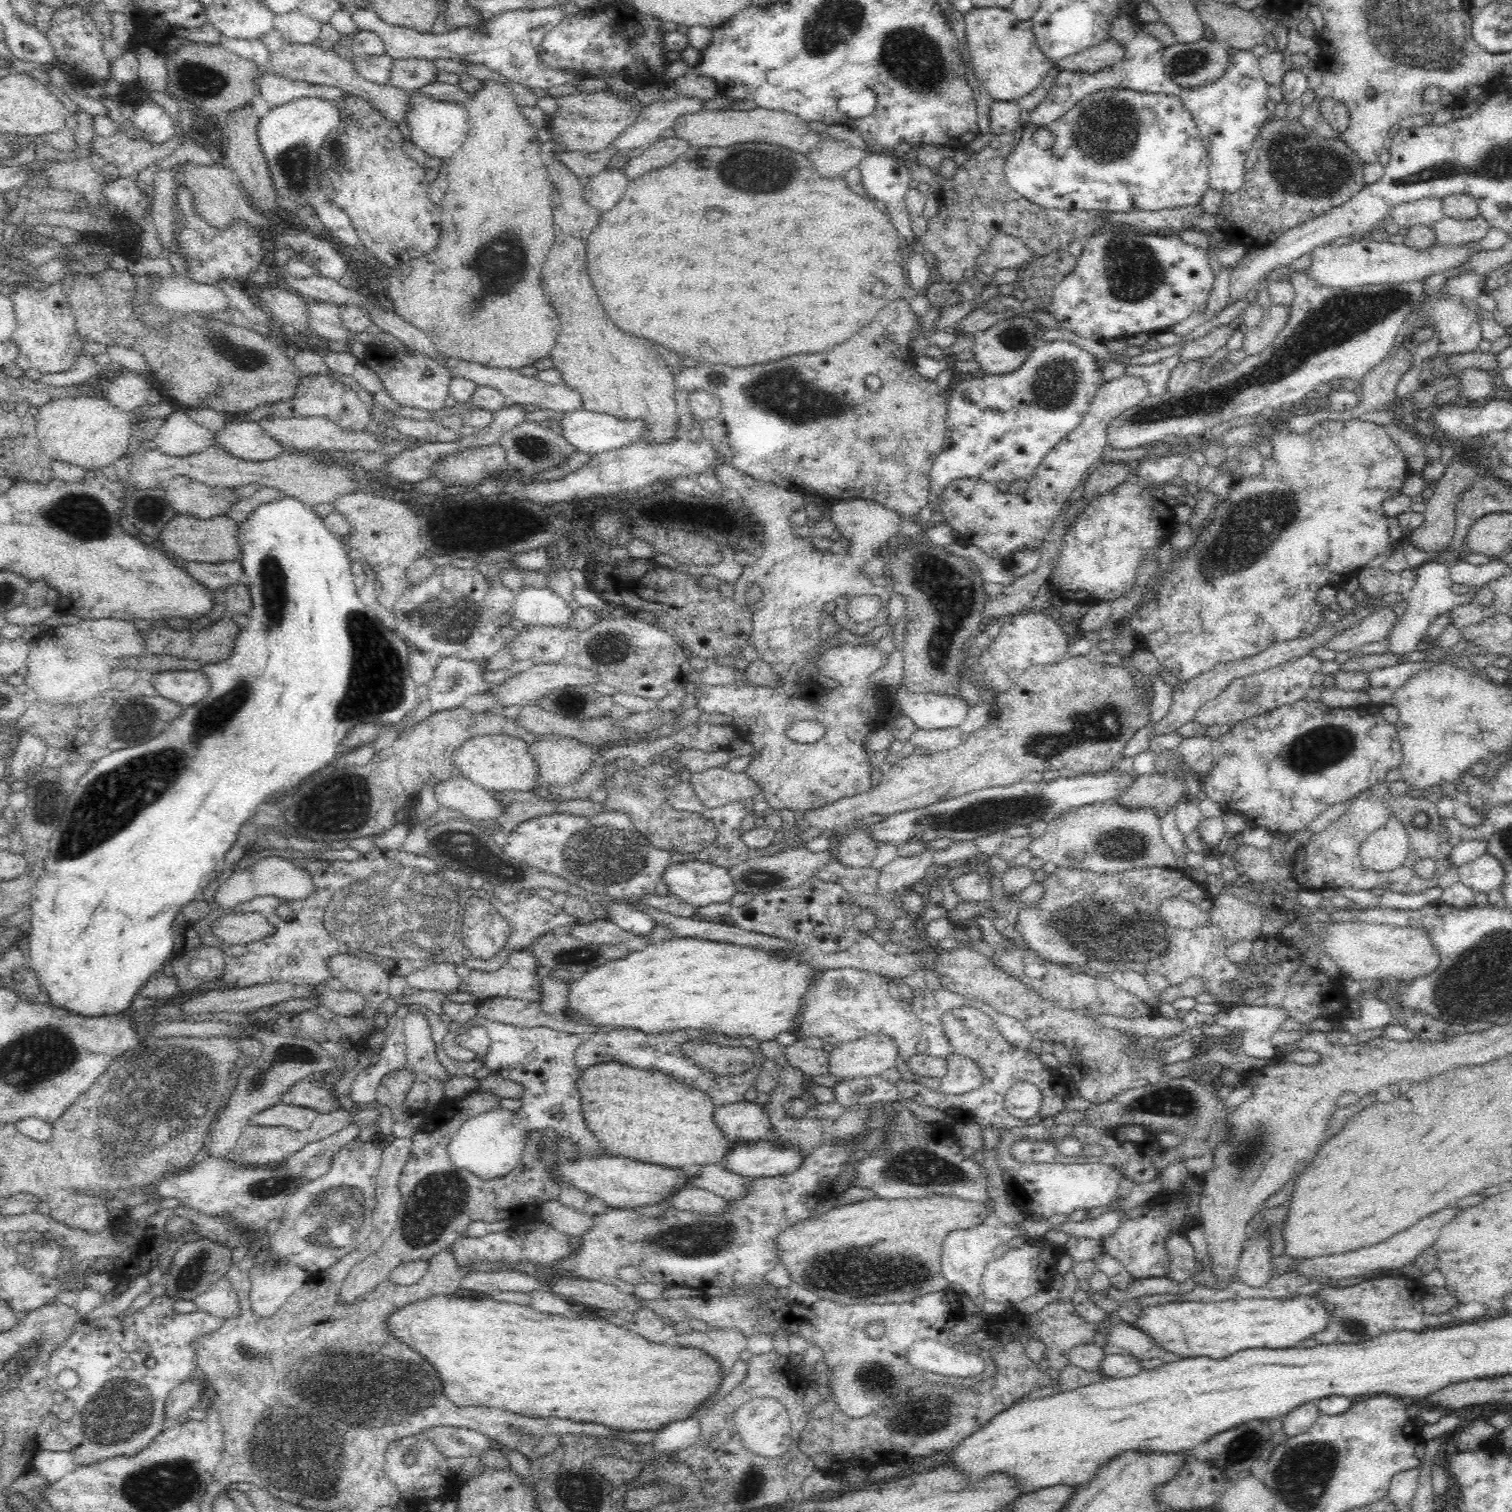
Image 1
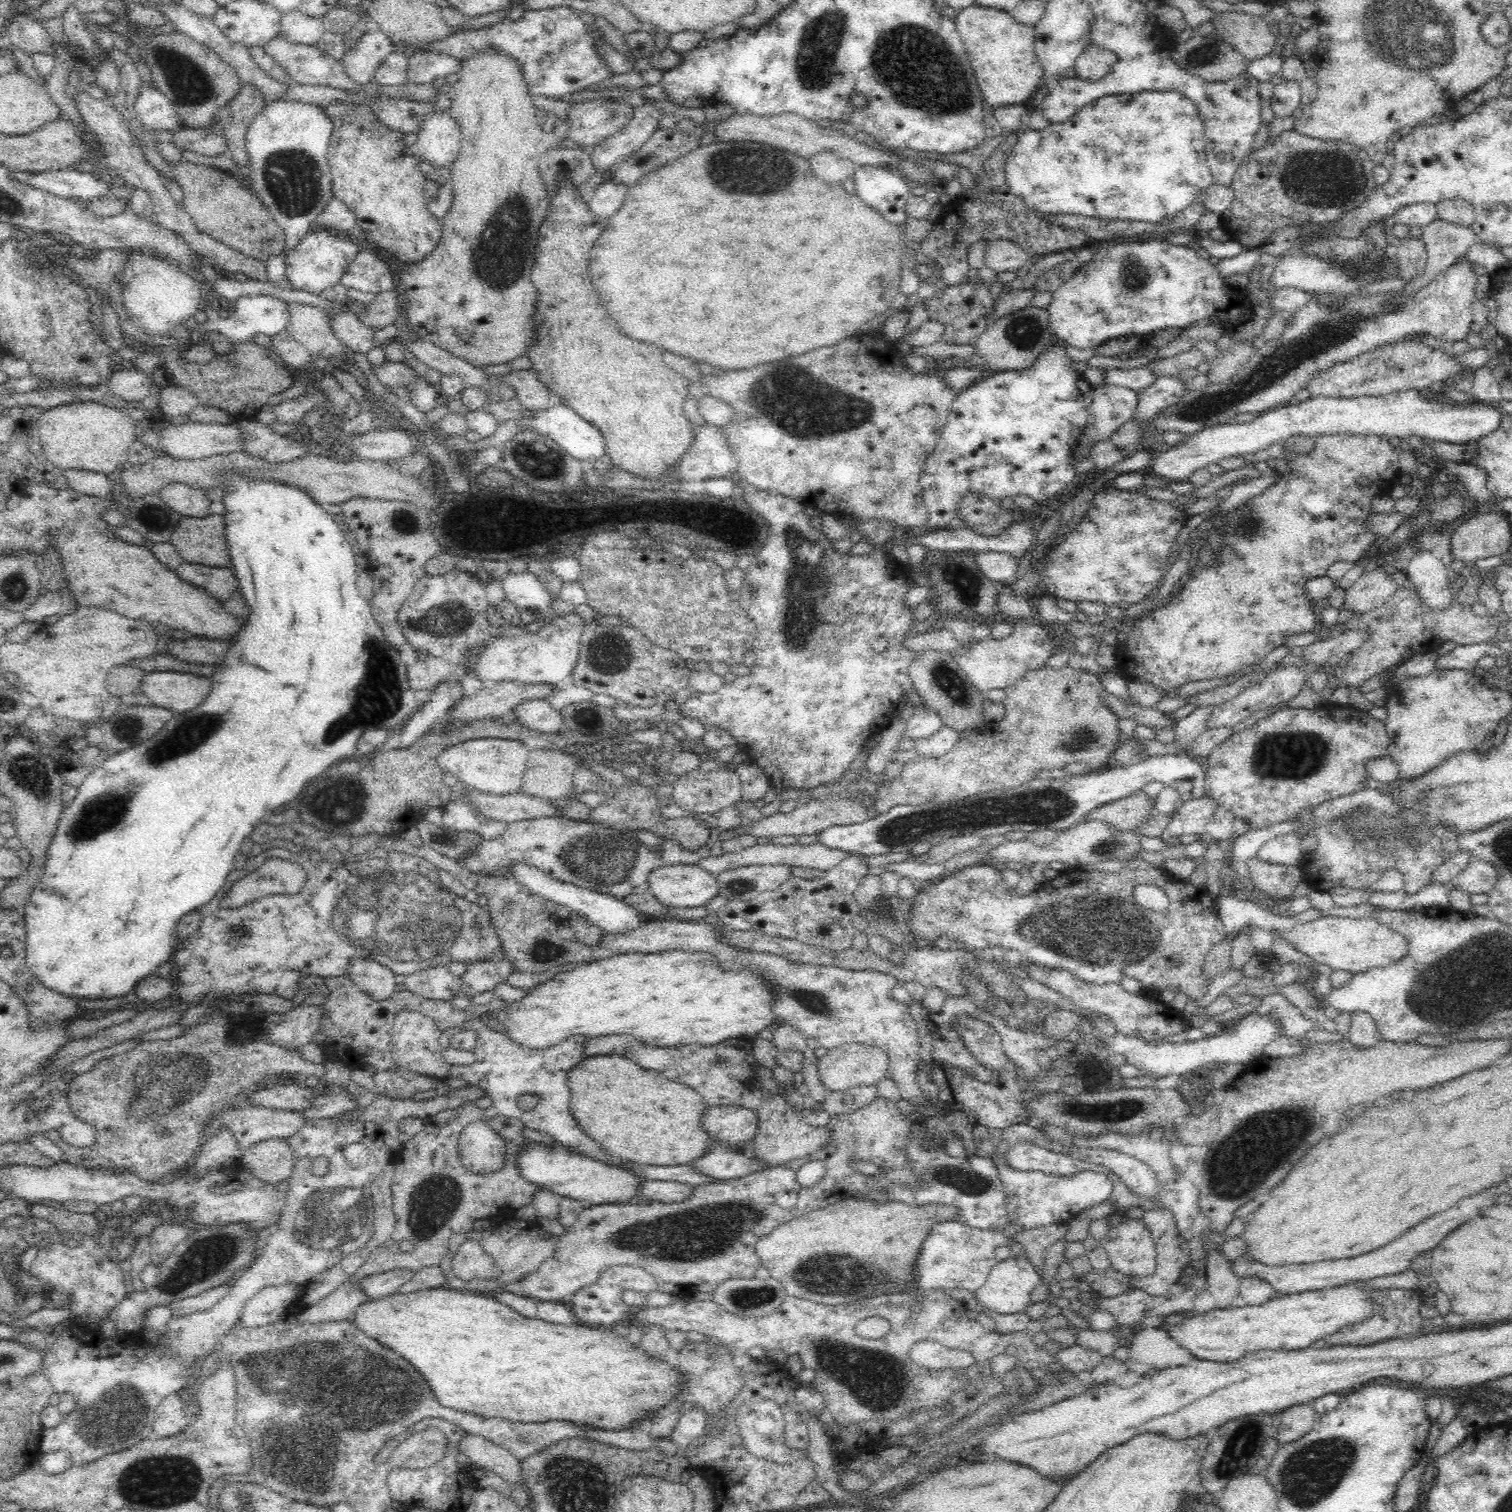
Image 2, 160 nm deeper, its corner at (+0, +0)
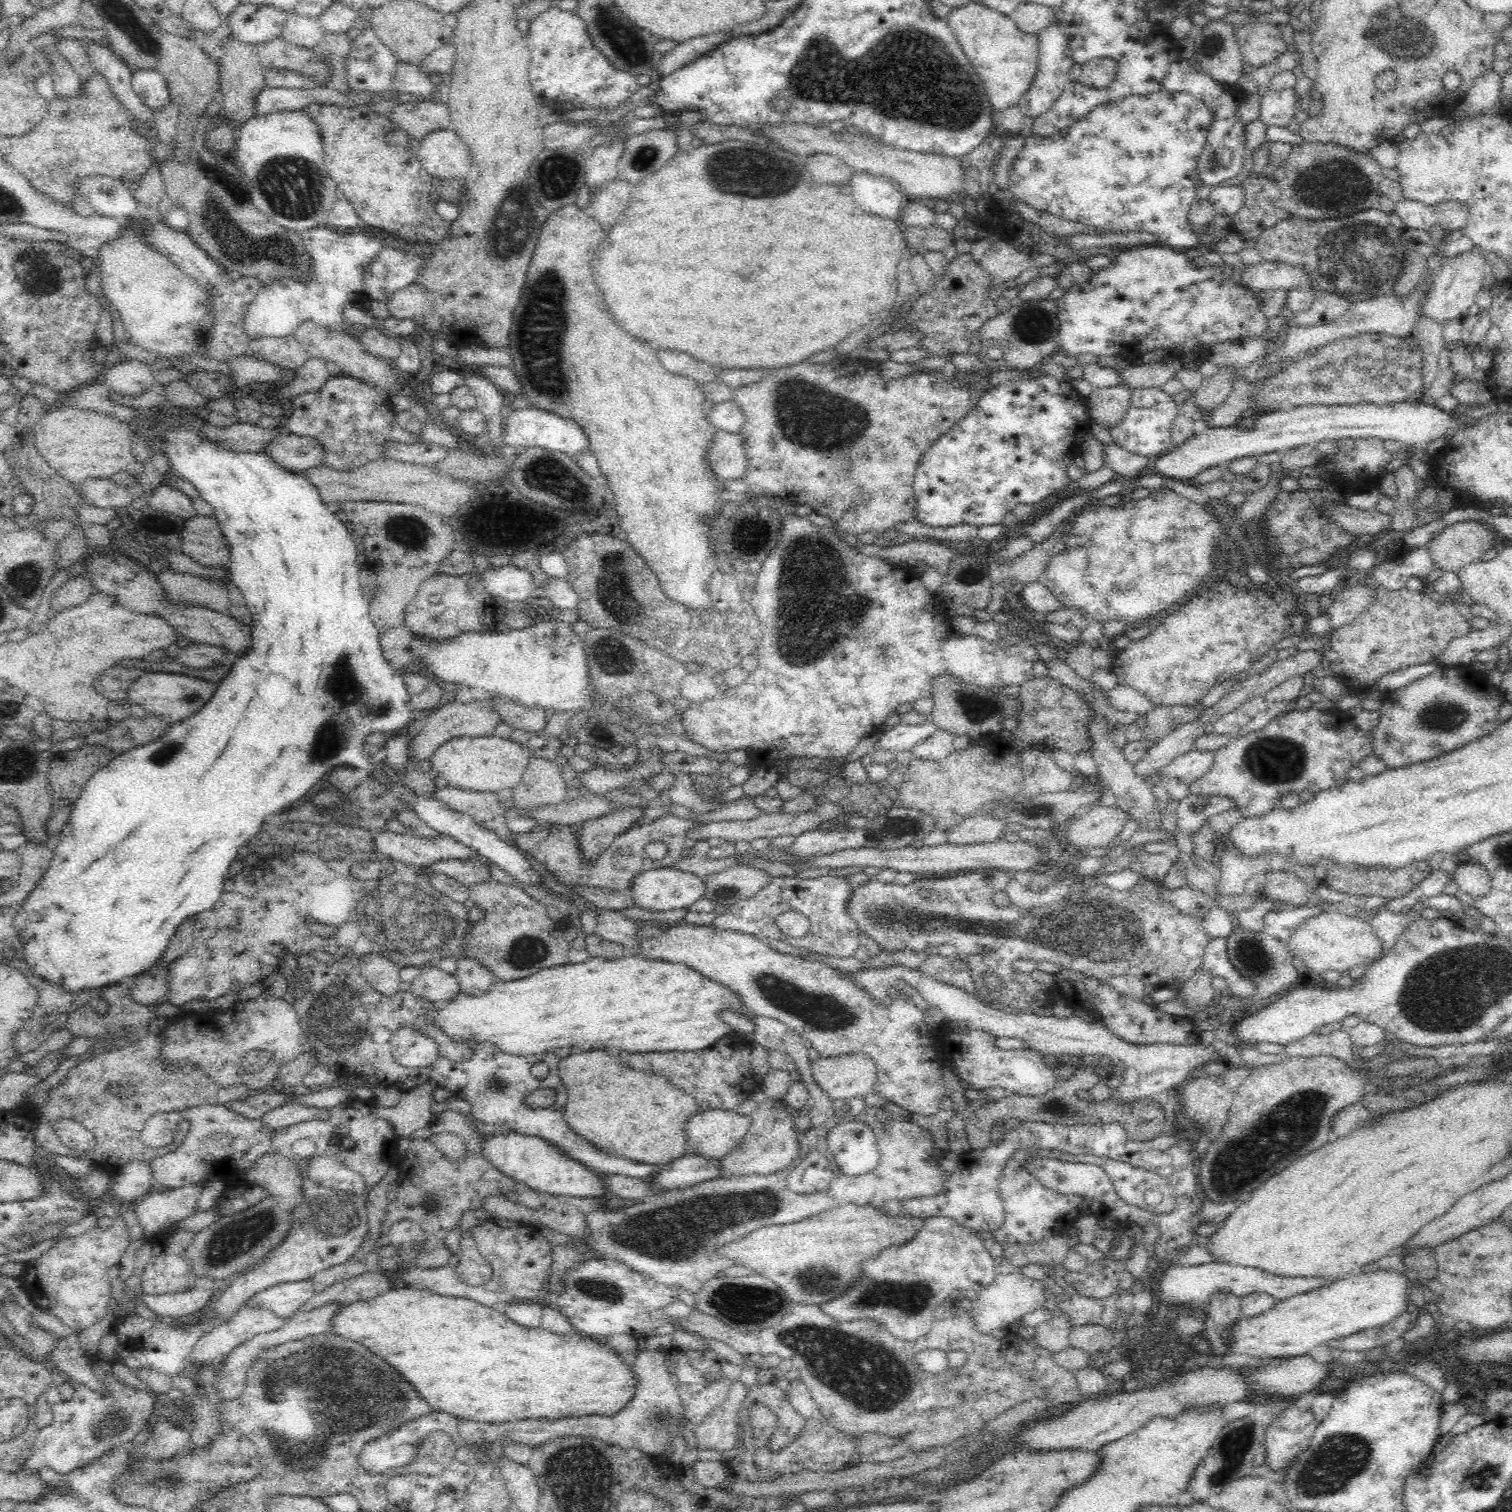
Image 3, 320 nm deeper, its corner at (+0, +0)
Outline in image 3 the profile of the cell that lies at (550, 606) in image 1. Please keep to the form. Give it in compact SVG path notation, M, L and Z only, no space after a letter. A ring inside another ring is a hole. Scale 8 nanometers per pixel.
M491 566L480 571L480 578L484 588L493 596L516 602L530 596L535 581L535 573L530 573L530 568Z

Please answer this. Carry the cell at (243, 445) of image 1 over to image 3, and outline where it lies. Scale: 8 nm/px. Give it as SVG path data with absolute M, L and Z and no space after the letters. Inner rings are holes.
M292 433L277 436L263 450L274 462L296 473L324 465L325 450L317 438Z

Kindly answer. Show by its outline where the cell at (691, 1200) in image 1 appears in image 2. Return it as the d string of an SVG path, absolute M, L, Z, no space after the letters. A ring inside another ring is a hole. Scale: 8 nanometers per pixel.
M642 1180L638 1184L638 1195L652 1201L680 1202L692 1194L692 1185L668 1180Z

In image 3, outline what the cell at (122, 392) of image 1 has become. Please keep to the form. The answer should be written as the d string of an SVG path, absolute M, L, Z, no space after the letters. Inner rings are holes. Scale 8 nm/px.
M125 358L121 364L112 366L103 380L111 392L137 395L156 383L153 372L144 362Z

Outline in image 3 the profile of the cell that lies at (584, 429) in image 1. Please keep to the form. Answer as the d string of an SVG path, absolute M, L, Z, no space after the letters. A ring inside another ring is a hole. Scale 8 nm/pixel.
M513 408L504 426L505 442L508 445L522 448L542 447L563 452L571 457L588 450L588 437L582 431L582 427L572 420L565 420L552 412L545 412L536 408L527 410Z

